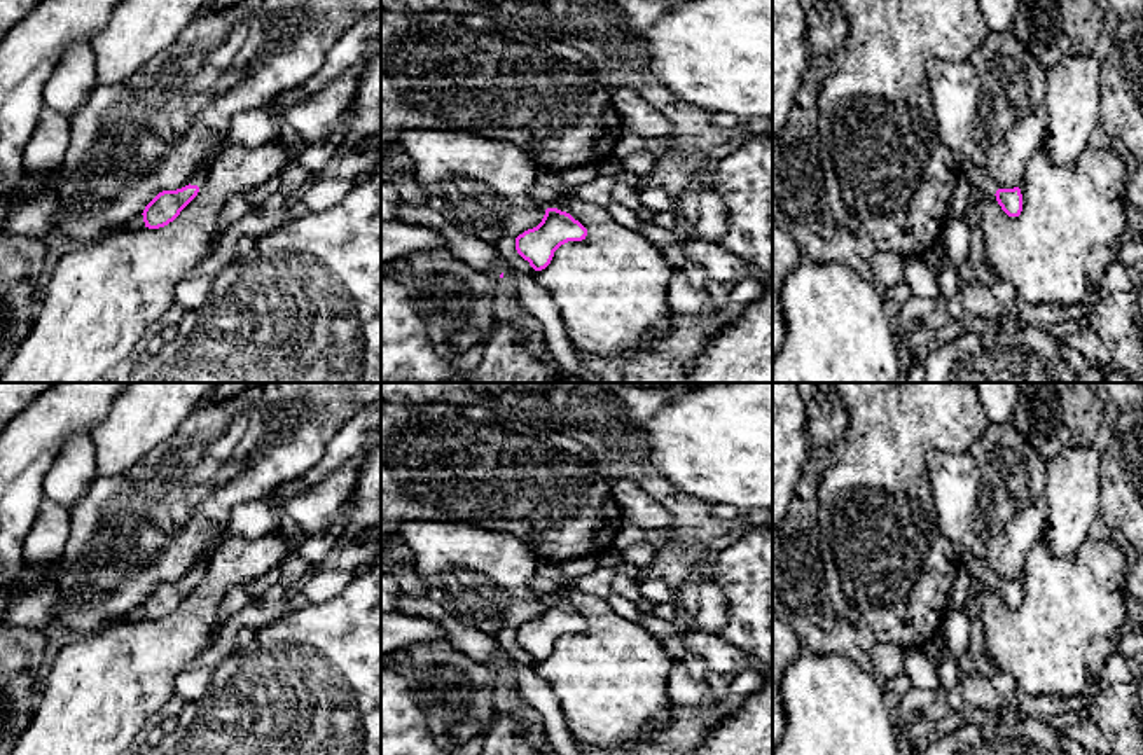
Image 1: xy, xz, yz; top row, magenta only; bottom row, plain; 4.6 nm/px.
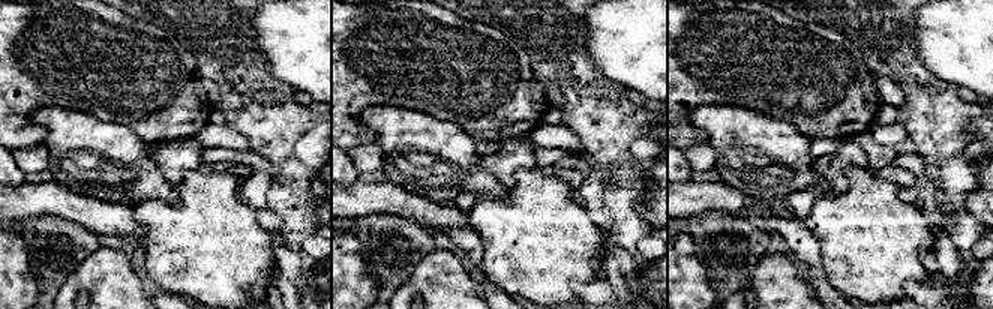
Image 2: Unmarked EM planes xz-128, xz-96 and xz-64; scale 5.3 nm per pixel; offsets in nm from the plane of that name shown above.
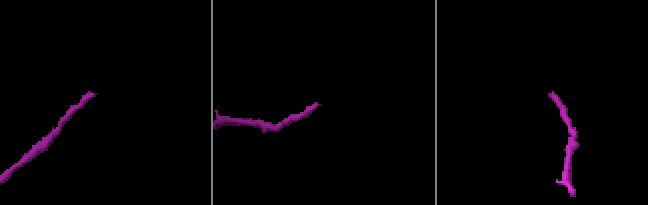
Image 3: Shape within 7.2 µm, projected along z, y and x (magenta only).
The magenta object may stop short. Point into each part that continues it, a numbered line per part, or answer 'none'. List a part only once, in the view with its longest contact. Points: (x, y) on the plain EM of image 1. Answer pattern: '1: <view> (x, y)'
1: xy (256, 519)

